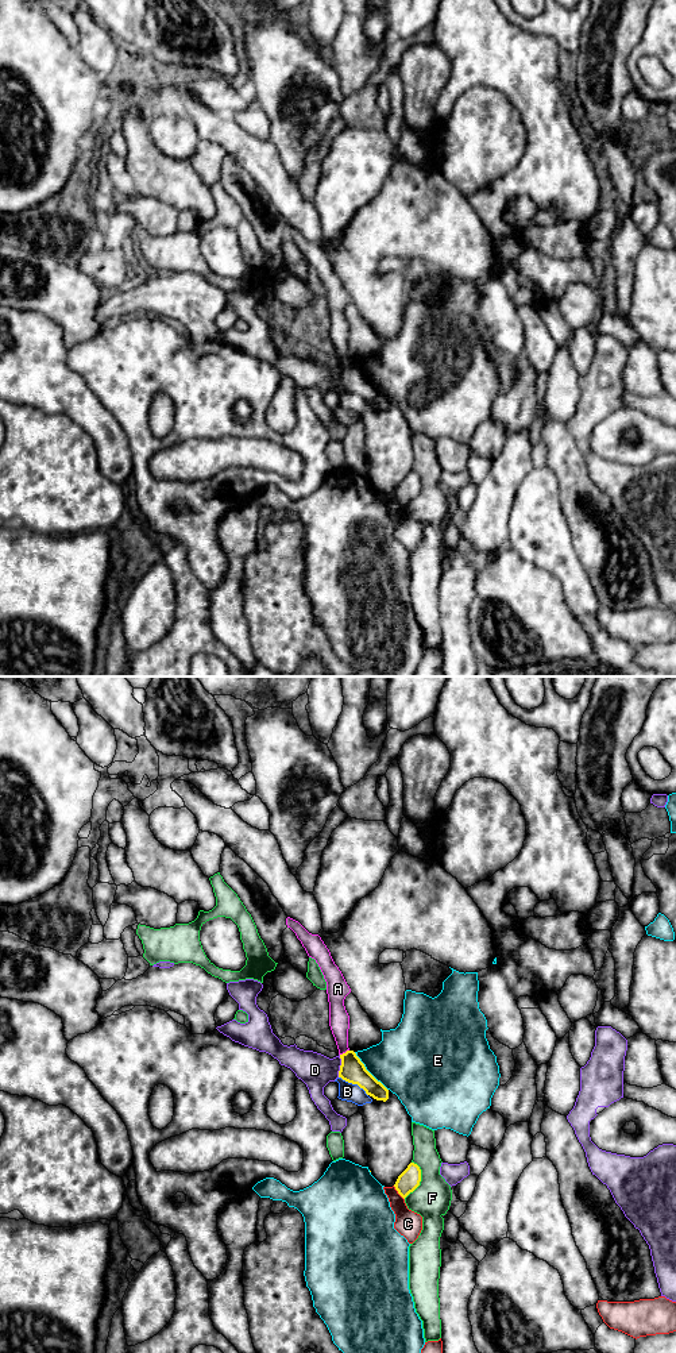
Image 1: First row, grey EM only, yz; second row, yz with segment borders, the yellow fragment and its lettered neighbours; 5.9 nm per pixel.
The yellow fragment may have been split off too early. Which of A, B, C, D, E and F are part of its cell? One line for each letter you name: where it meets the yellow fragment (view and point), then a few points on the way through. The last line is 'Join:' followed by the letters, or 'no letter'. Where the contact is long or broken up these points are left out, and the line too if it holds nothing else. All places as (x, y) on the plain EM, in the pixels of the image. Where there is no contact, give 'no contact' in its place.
Join: no letter

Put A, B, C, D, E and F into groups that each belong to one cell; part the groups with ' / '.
A C / B / D / E / F

